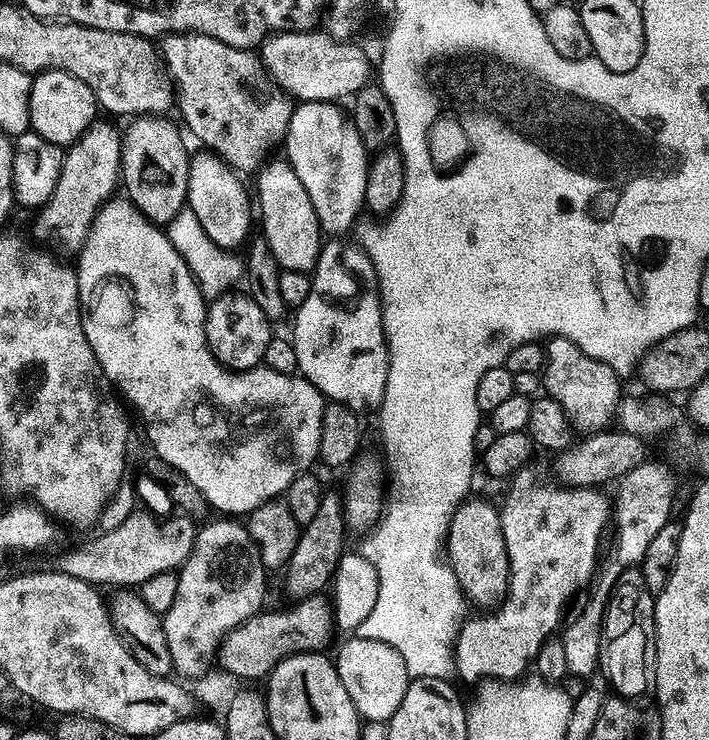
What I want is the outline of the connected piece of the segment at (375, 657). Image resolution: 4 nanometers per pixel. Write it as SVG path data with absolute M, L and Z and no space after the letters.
M350 636L334 655L336 673L342 679L355 708L367 722L383 722L393 716L406 694L412 677L406 670L402 656L388 643L377 639L362 639L361 636Z

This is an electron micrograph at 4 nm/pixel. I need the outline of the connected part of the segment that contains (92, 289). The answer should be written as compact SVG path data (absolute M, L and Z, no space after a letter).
M109 198L103 206L96 212L96 217L92 219L92 225L88 231L88 236L84 240L84 243L79 245L78 252L80 252L80 261L75 261L74 267L76 269L76 277L78 278L78 286L80 287L80 306L82 309L82 315L84 318L84 333L86 334L86 342L90 342L90 350L94 350L94 354L98 358L98 362L102 366L104 375L108 377L111 387L115 389L117 393L129 405L133 404L134 407L140 411L140 416L144 419L144 424L148 427L148 440L152 443L152 448L159 459L164 460L168 465L170 465L174 470L178 470L186 478L190 478L190 482L194 482L194 486L198 486L198 490L204 499L208 501L209 505L213 509L216 508L217 513L220 514L236 514L232 512L241 512L241 514L247 514L253 512L258 506L267 504L268 501L283 497L284 493L288 491L290 482L294 482L294 478L298 478L302 473L309 471L313 466L312 463L317 463L320 454L320 439L322 438L322 414L324 413L324 406L326 403L326 396L323 391L319 388L315 388L309 380L304 379L303 376L297 374L295 376L287 376L286 374L278 374L274 370L265 368L263 366L259 368L251 368L245 372L233 372L231 368L224 368L216 361L214 354L208 349L208 343L204 337L204 313L206 311L206 301L203 294L200 292L200 287L197 286L196 280L190 274L190 270L186 266L186 262L182 262L182 254L178 254L178 250L174 250L174 246L170 242L167 231L161 225L153 224L152 221L147 220L147 218L132 205L131 200L127 198L121 198L121 200L116 200L117 198Z

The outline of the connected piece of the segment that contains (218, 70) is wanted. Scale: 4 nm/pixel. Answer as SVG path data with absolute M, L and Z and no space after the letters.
M169 34L162 40L162 59L178 91L178 112L180 108L184 115L183 127L188 127L207 151L216 153L237 173L259 173L269 159L267 156L283 145L294 109L293 97L272 79L259 55L226 46L226 42L218 42L209 36Z

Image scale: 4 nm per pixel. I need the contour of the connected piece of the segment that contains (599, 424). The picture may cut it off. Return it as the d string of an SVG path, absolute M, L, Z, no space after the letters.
M561 336L549 339L546 344L546 363L542 369L542 388L552 397L568 416L569 425L580 434L591 434L605 431L608 424L617 419L622 399L621 381L616 371L578 350L574 342Z

